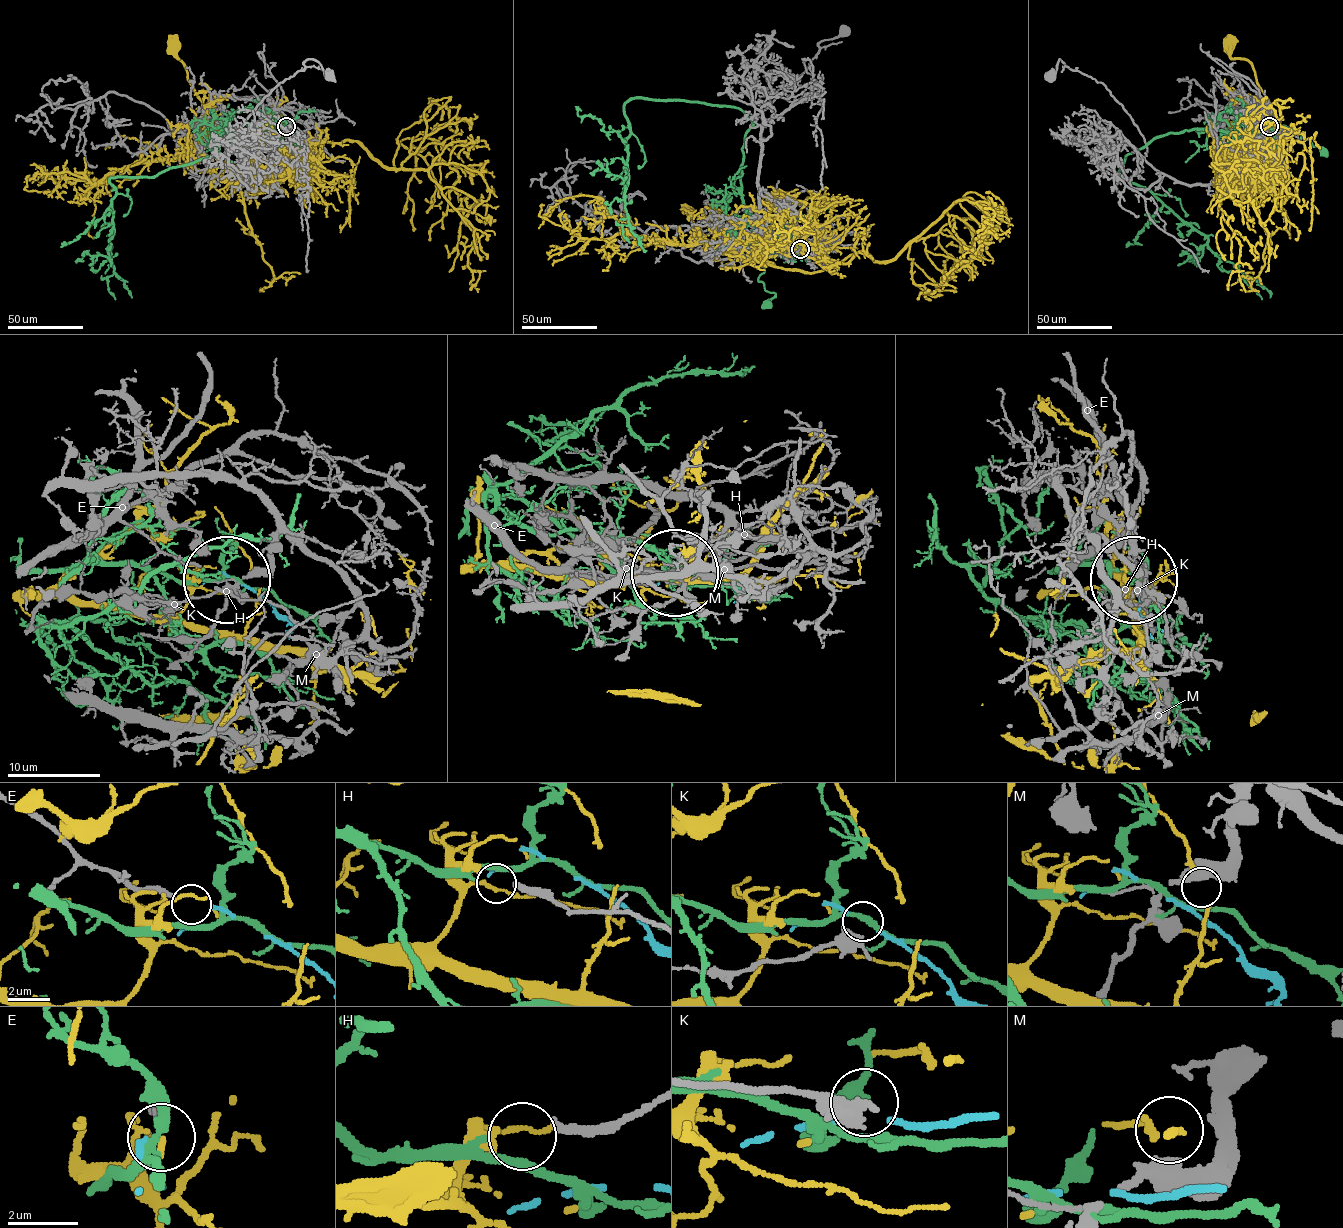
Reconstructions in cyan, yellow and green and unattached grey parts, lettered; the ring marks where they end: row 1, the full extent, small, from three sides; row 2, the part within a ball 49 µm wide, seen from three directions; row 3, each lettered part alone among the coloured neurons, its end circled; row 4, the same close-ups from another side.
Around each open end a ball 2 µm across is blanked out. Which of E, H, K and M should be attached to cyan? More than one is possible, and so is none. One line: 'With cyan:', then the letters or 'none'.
With cyan: E

